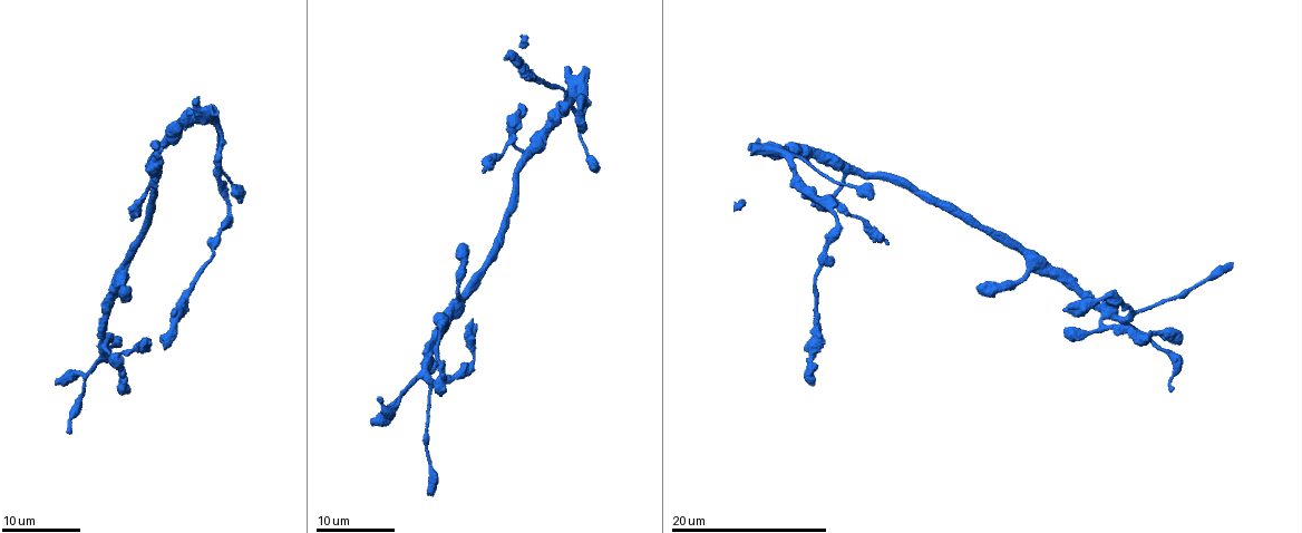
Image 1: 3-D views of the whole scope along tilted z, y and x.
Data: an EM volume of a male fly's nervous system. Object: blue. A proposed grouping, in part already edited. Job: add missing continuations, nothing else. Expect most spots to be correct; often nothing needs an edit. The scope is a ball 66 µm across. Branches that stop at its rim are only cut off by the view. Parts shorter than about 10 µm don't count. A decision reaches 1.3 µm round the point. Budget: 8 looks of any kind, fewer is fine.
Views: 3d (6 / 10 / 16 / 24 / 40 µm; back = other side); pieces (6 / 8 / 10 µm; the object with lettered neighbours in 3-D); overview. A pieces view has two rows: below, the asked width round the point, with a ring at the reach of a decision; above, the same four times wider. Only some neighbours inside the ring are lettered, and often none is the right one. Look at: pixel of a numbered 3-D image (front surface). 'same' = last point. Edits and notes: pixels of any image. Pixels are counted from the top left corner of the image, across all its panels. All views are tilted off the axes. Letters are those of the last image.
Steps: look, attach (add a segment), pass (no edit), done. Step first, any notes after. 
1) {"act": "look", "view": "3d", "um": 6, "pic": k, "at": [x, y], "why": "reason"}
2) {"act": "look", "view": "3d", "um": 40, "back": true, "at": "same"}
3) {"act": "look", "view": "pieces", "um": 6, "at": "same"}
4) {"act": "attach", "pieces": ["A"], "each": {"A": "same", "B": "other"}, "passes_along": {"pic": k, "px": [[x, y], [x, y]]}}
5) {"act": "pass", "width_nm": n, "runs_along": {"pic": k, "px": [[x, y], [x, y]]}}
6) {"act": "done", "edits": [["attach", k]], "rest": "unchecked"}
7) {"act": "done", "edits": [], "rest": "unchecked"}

{"act": "look", "view": "pieces", "um": 10, "pic": 1, "at": [979, 288], "why": "an open end"}

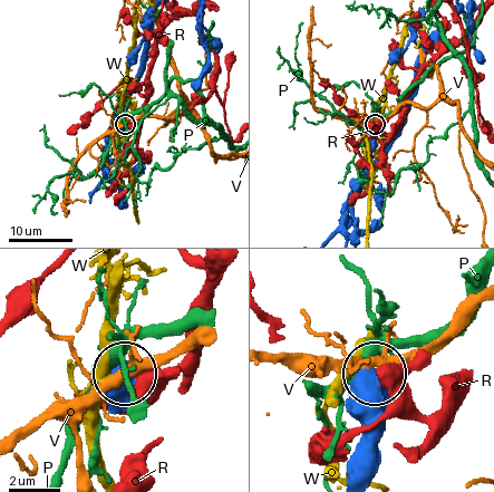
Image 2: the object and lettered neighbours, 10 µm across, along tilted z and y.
{"act": "pass", "width_nm": 680, "each": {"P": "other", "R": "other", "V": "other", "W": "other"}, "found": "no lettered segment goes on from it"}

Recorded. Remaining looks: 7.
{"act": "look", "view": "pieces", "um": 8, "pic": 1, "at": [440, 391], "why": "free end"}

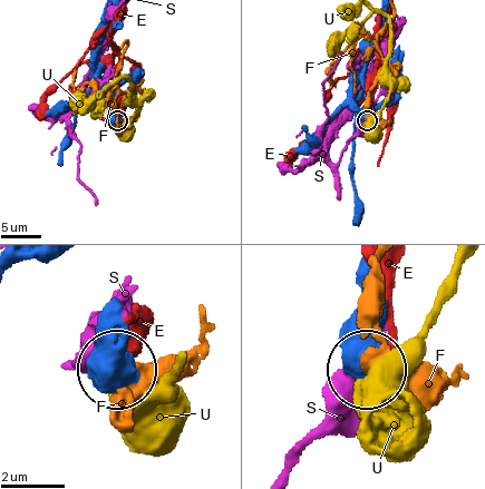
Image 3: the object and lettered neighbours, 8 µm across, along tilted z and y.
{"act": "pass", "each": {"E": "other", "F": "other", "S": "other", "U": "other"}, "found": "none of them fits"}

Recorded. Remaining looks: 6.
{"act": "look", "view": "3d", "um": 6, "pic": 1, "at": [474, 319]}

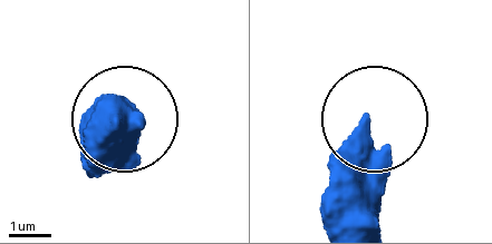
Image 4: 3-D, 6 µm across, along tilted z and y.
{"act": "look", "view": "pieces", "um": 6, "pic": 4, "at": [113, 122], "why": "see the neighbours"}

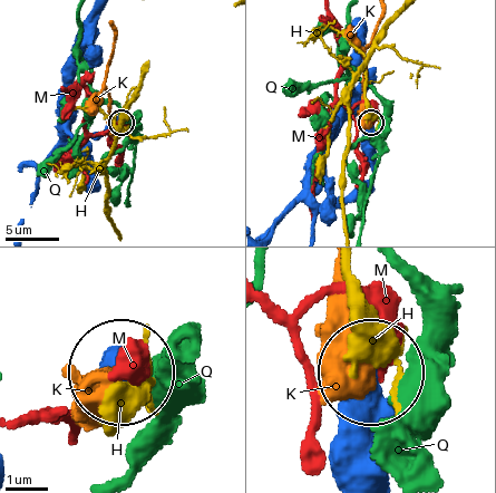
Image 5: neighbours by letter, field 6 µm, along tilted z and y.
{"act": "pass", "each": {"H": "other", "K": "other", "M": "other", "Q": "other"}, "found": "none of them fits"}

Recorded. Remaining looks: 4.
{"act": "look", "view": "pieces", "um": 10, "pic": 1, "at": [132, 219], "why": "branch stops here"}

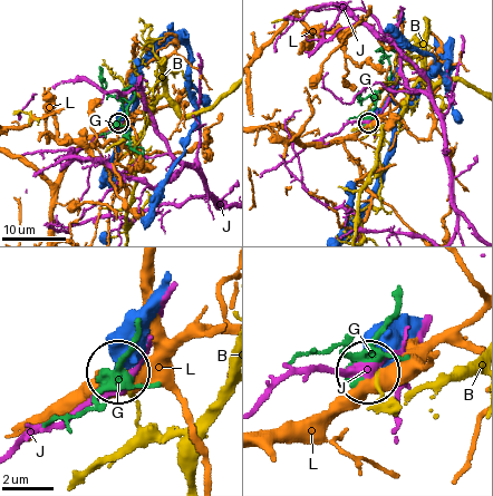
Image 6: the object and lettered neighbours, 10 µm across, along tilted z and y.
{"act": "pass", "width_nm": 310, "each": {"B": "other", "G": "other", "J": "other", "L": "other"}, "found": "none of them fits"}

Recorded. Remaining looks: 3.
{"act": "done", "edits": [], "rest": "unchecked"}

